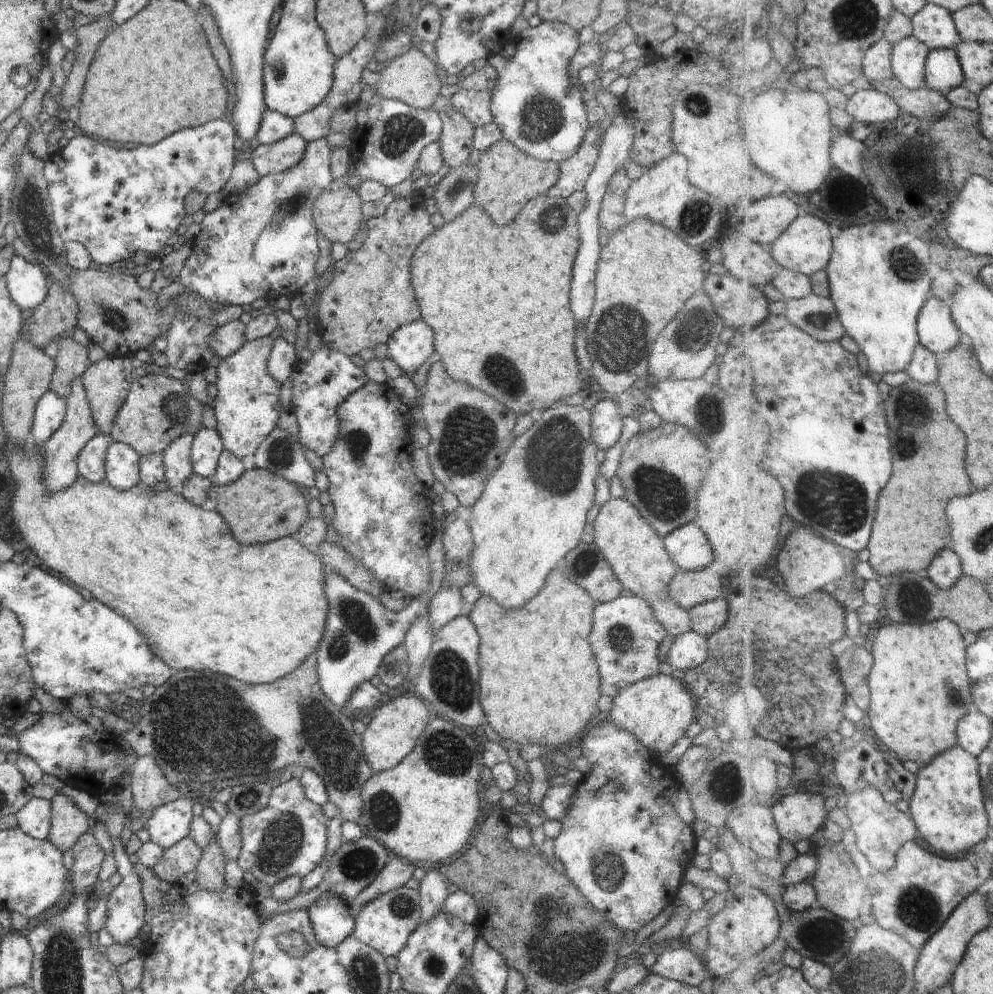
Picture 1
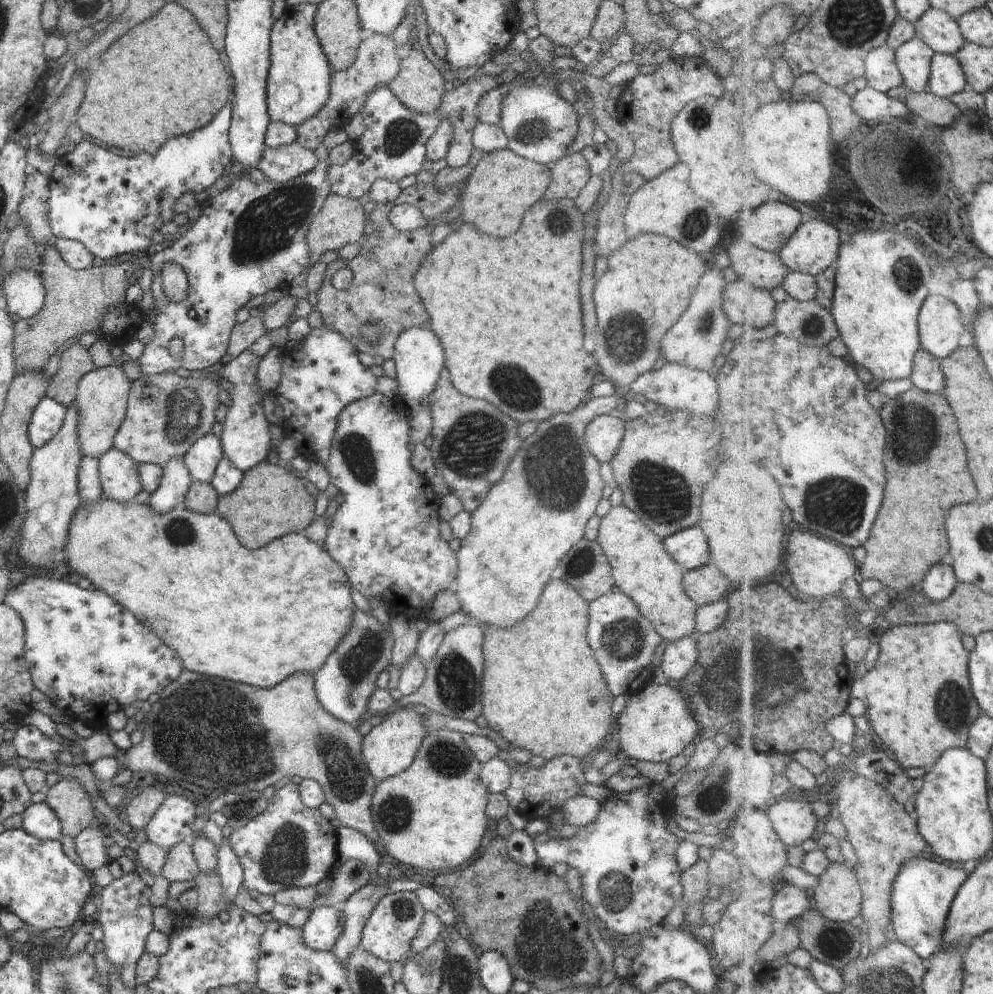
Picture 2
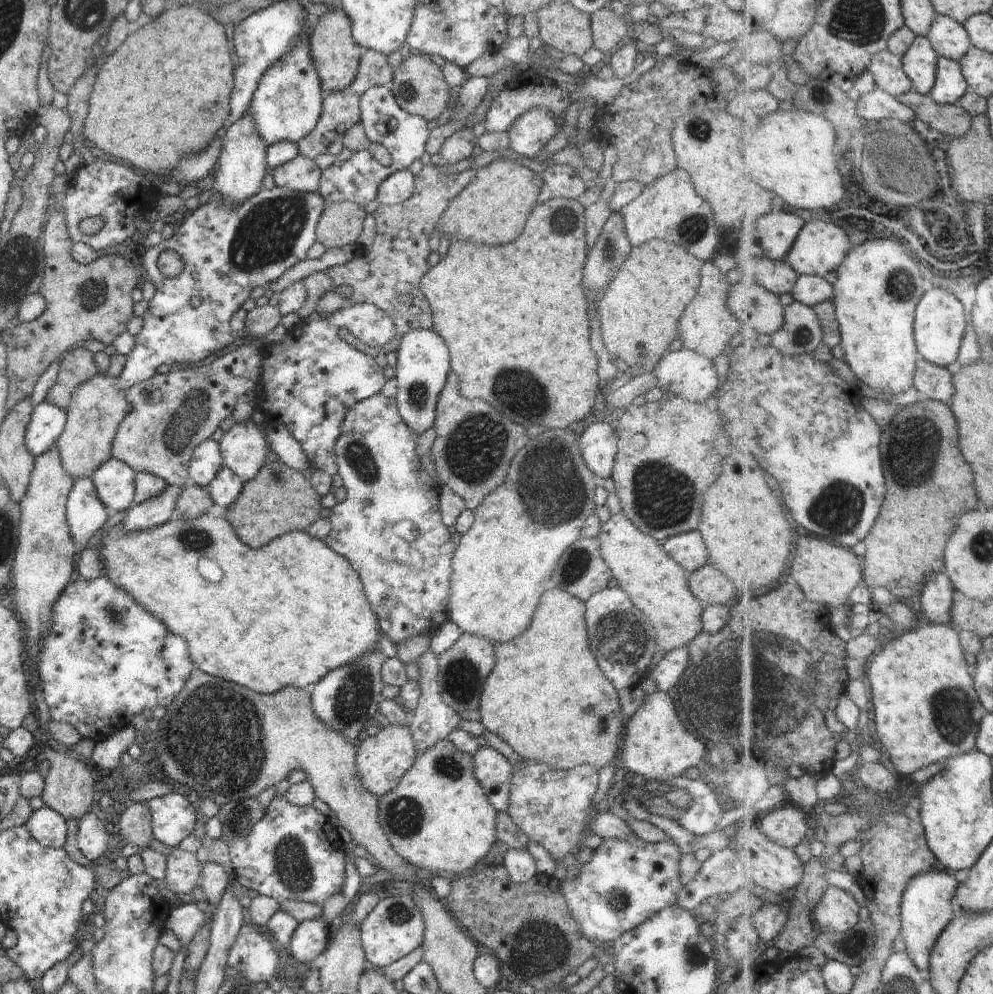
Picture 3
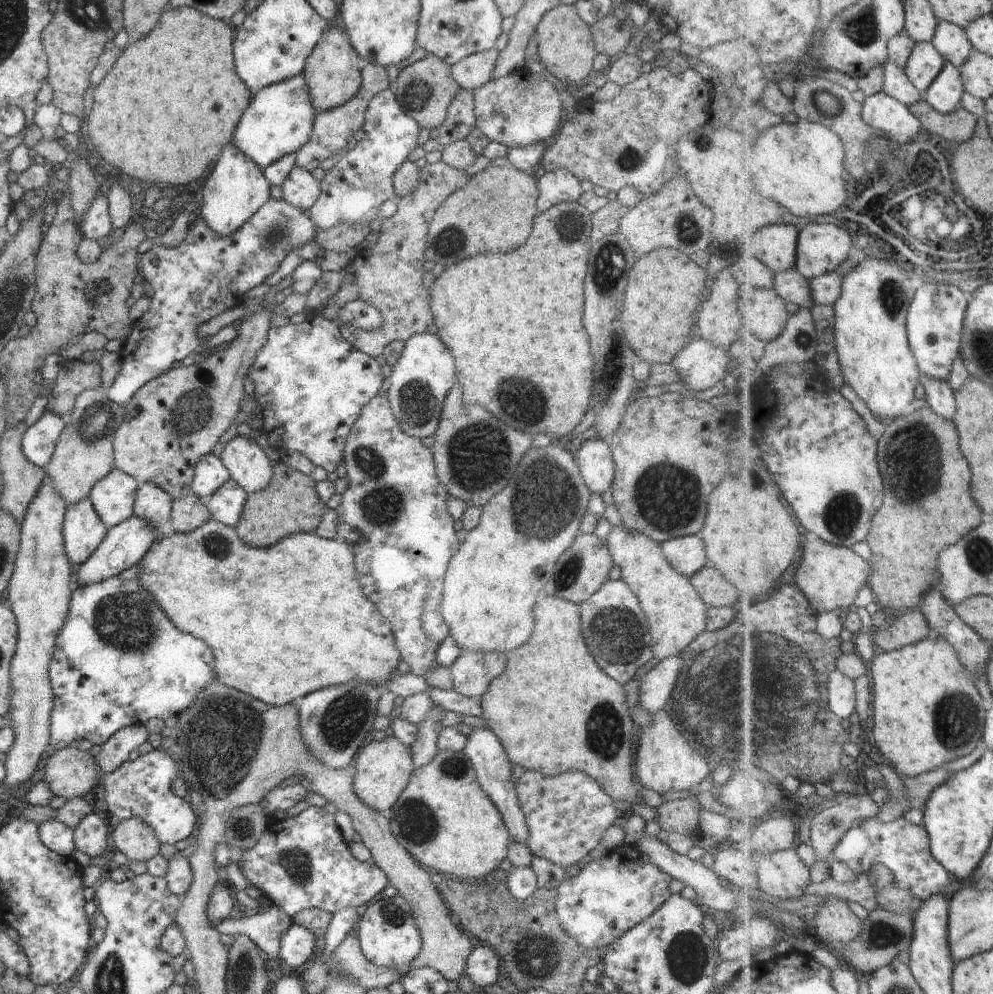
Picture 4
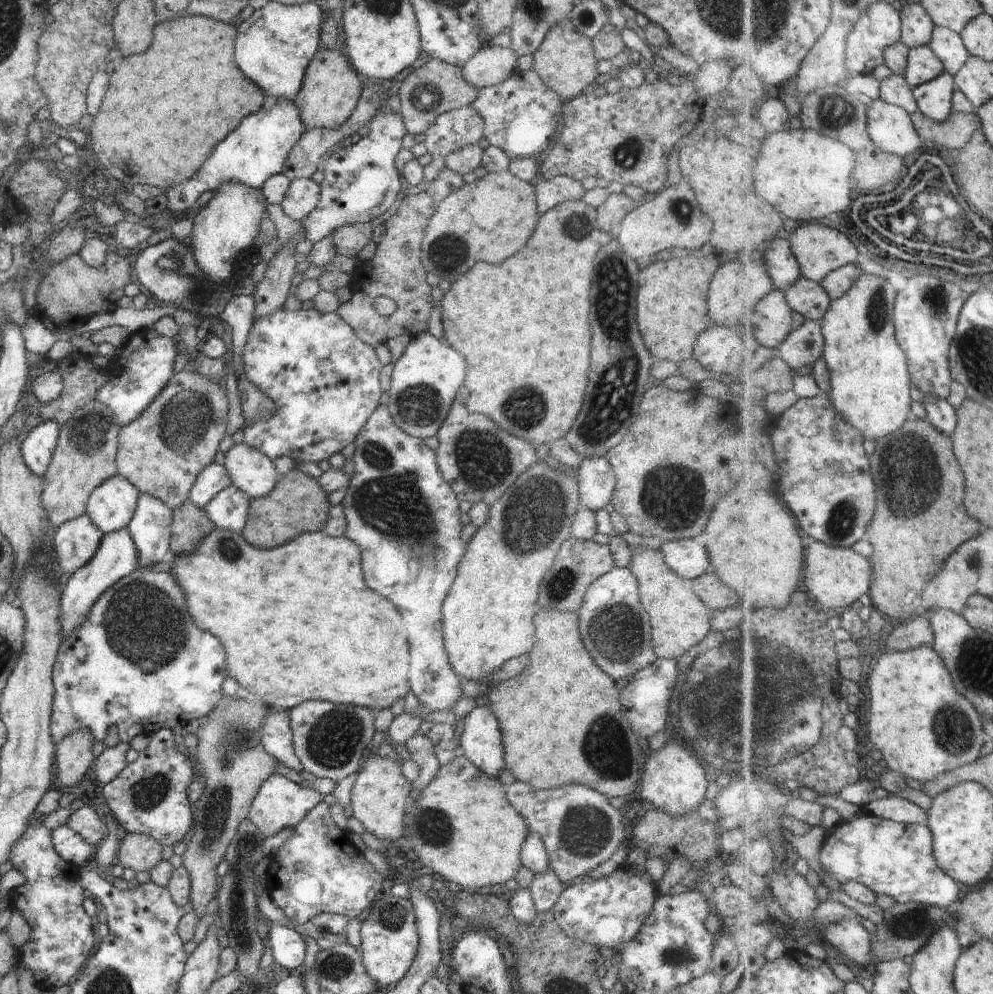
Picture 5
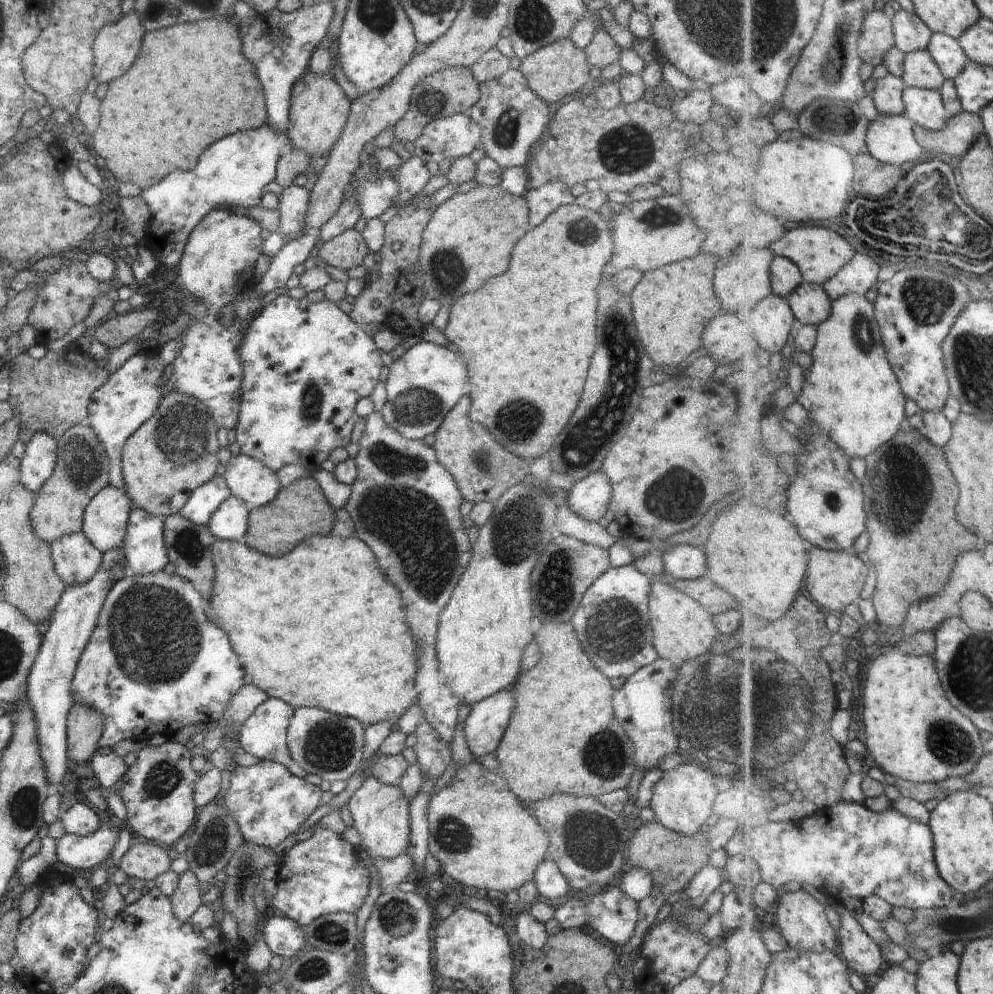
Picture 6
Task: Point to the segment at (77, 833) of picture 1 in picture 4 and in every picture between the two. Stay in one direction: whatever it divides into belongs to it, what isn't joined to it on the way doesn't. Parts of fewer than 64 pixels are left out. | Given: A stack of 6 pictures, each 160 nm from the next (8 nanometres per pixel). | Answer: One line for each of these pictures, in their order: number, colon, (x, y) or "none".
2: (72, 805)
3: (69, 785)
4: (71, 773)

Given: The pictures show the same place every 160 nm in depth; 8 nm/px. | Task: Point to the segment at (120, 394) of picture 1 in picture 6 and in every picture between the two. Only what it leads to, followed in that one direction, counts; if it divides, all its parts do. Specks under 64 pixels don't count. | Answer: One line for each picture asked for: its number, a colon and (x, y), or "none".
2: (101, 399)
3: (97, 407)
4: (83, 454)
5: (84, 457)
6: (82, 468)

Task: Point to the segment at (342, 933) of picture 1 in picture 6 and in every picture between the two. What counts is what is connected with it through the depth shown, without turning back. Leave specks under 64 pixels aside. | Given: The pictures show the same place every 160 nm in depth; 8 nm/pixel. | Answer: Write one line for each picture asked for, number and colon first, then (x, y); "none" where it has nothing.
2: (324, 926)
3: (310, 940)
4: (297, 944)
5: (287, 946)
6: (285, 937)

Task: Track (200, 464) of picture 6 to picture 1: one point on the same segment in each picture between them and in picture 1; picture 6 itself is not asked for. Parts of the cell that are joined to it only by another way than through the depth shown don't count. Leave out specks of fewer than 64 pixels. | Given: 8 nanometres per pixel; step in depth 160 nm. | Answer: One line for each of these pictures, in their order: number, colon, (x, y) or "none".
1: (158, 409)
2: (166, 414)
3: (170, 415)
4: (170, 422)
5: (161, 452)

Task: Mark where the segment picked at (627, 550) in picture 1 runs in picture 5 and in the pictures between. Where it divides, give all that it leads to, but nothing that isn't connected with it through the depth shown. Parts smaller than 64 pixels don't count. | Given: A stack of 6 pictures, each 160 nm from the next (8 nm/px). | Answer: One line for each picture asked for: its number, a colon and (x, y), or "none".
2: (641, 568)
3: (658, 586)
4: (676, 615)
5: (678, 619)

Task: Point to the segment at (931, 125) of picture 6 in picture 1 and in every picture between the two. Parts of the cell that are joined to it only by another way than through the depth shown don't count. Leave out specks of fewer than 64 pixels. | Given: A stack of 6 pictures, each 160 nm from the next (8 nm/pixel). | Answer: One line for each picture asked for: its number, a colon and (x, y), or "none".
1: (945, 72)
2: (949, 77)
3: (952, 85)
4: (946, 94)
5: (935, 98)

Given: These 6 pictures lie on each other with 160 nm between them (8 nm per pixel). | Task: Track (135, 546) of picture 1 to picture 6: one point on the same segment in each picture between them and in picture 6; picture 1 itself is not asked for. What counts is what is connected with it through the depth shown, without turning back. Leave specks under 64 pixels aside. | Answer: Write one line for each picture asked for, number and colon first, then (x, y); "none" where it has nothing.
2: (255, 616)
3: (264, 630)
4: (283, 621)
5: (297, 622)
6: (318, 627)

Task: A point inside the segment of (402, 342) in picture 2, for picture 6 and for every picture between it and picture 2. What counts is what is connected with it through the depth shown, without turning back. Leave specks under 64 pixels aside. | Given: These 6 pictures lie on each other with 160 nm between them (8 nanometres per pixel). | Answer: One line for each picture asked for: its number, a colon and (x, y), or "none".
3: (421, 373)
4: (425, 372)
5: (425, 380)
6: (423, 384)

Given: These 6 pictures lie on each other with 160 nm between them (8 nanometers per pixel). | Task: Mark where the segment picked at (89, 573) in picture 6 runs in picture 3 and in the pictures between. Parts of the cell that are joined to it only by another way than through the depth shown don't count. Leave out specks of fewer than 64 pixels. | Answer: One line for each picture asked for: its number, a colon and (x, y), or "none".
3: (86, 515)
4: (83, 530)
5: (75, 542)

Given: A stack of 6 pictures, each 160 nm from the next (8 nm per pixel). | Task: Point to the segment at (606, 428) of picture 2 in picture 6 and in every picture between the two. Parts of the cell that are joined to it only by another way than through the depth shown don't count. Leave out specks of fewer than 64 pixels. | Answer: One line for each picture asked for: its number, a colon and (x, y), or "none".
3: (598, 444)
4: (594, 458)
5: (595, 477)
6: (590, 497)

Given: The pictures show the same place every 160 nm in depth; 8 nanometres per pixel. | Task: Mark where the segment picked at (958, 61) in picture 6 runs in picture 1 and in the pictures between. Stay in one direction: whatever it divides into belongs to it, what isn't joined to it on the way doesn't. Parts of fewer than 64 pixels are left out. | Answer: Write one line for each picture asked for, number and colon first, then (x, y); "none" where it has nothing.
1: (935, 25)
2: (943, 33)
3: (951, 38)
4: (953, 41)
5: (950, 45)

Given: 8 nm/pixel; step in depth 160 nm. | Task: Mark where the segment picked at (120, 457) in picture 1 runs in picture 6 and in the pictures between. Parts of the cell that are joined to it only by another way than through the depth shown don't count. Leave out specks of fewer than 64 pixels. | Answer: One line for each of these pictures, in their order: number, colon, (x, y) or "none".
2: (119, 479)
3: (114, 482)
4: (113, 497)
5: (111, 506)
6: (105, 518)

